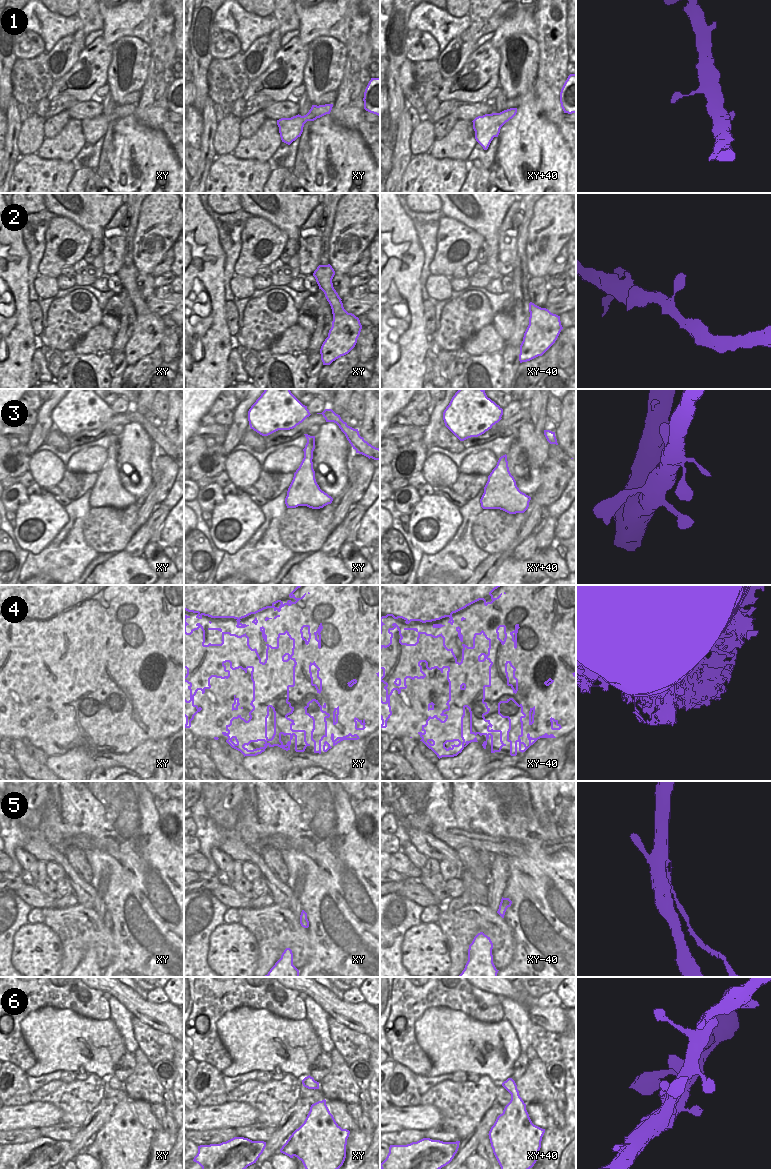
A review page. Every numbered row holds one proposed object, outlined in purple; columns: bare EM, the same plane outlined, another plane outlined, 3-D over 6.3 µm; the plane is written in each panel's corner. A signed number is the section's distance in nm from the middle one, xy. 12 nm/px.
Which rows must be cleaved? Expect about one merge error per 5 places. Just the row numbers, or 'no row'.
5

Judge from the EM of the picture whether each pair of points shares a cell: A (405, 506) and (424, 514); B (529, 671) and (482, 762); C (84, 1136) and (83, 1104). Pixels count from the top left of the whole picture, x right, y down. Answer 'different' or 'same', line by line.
A: different
B: different
C: different

